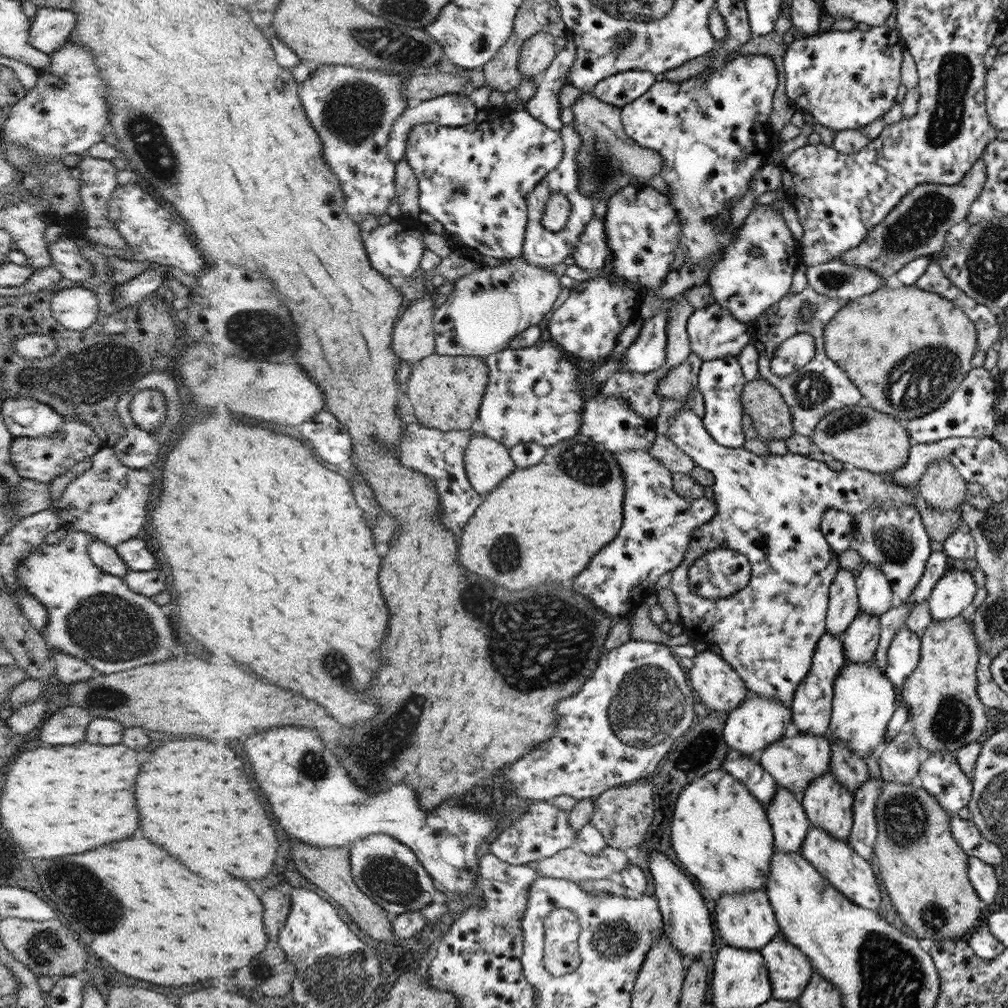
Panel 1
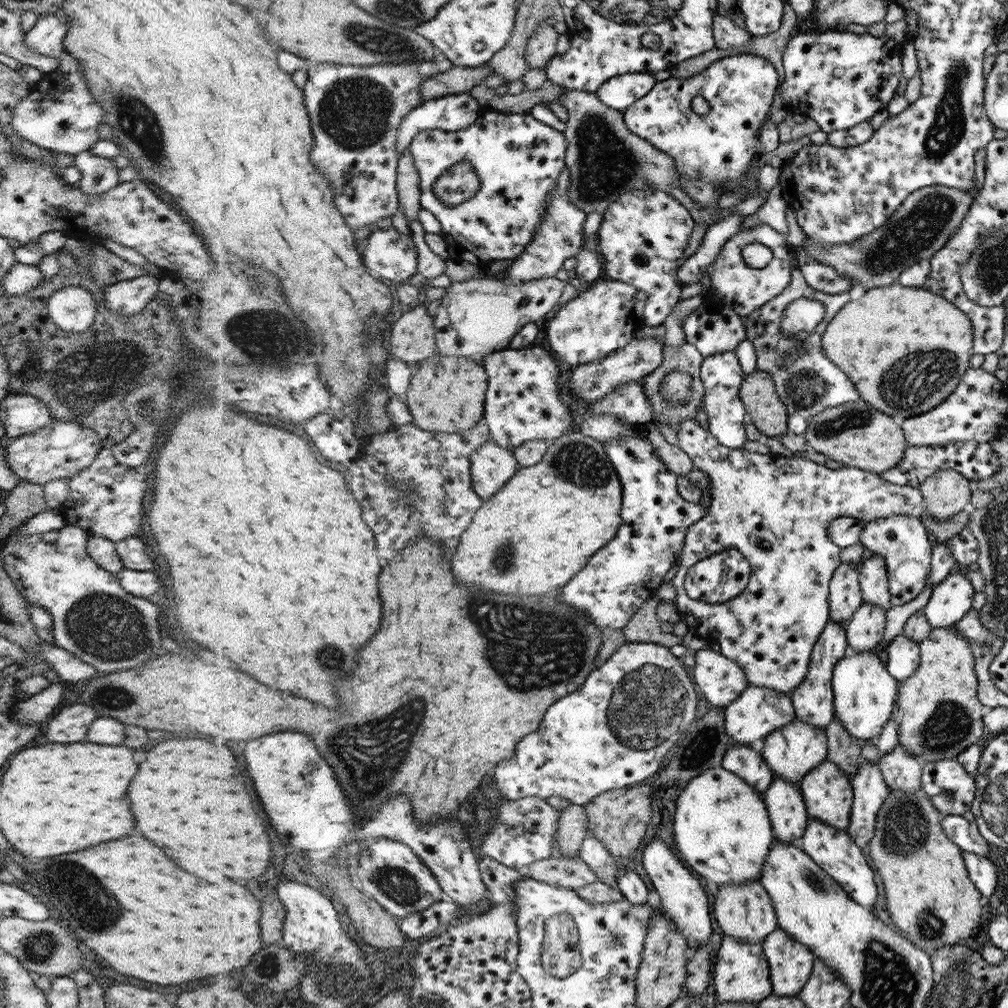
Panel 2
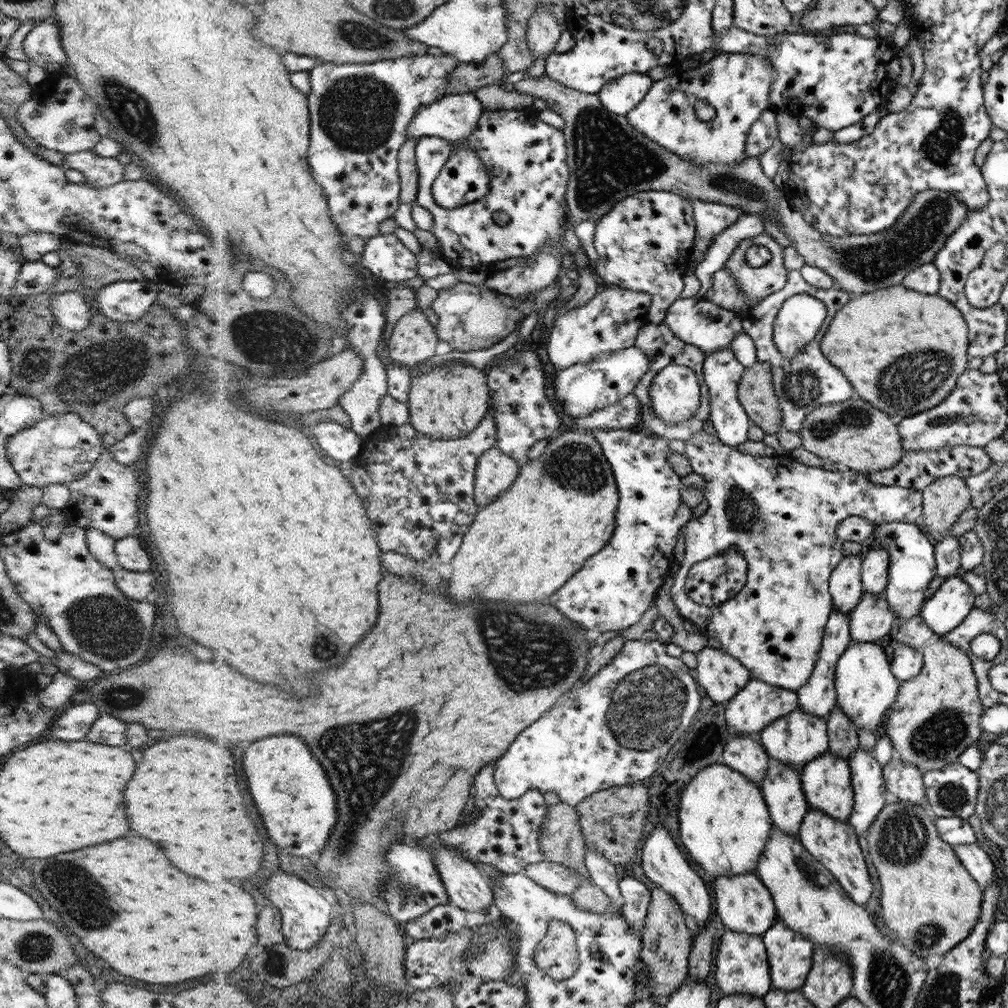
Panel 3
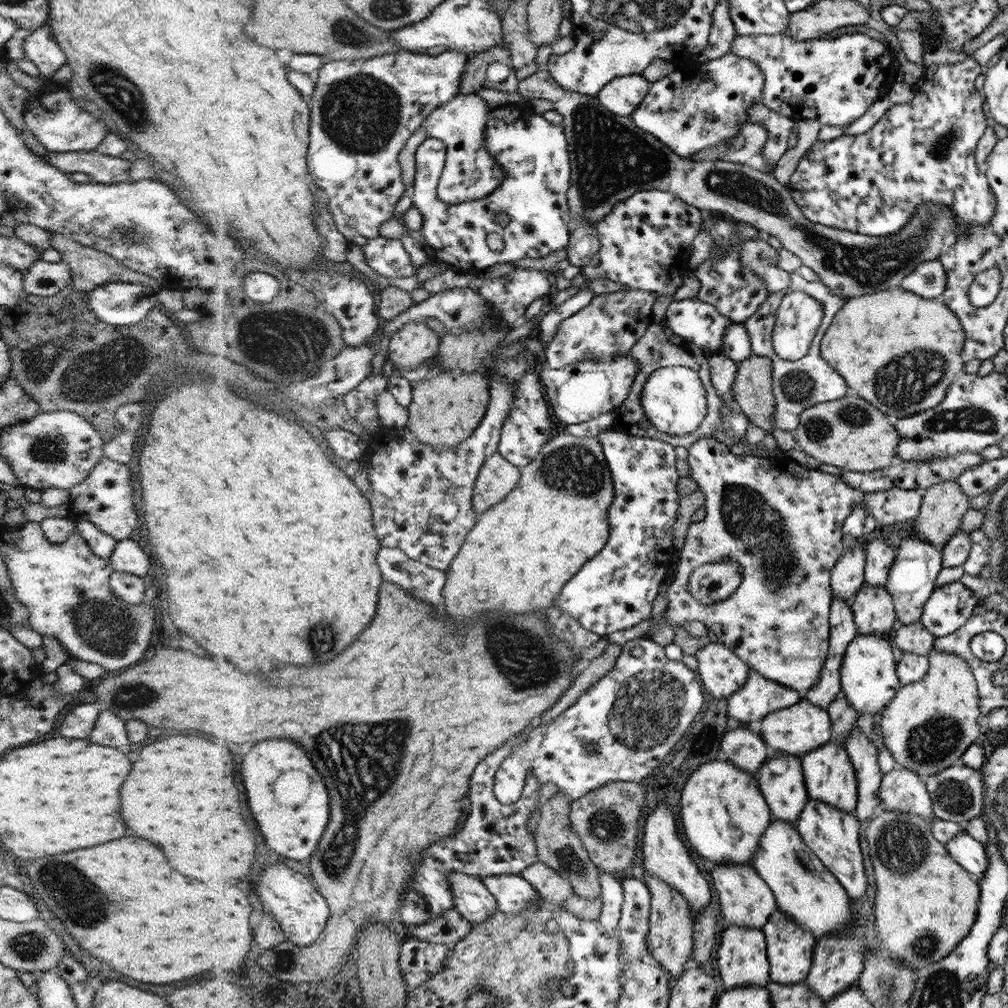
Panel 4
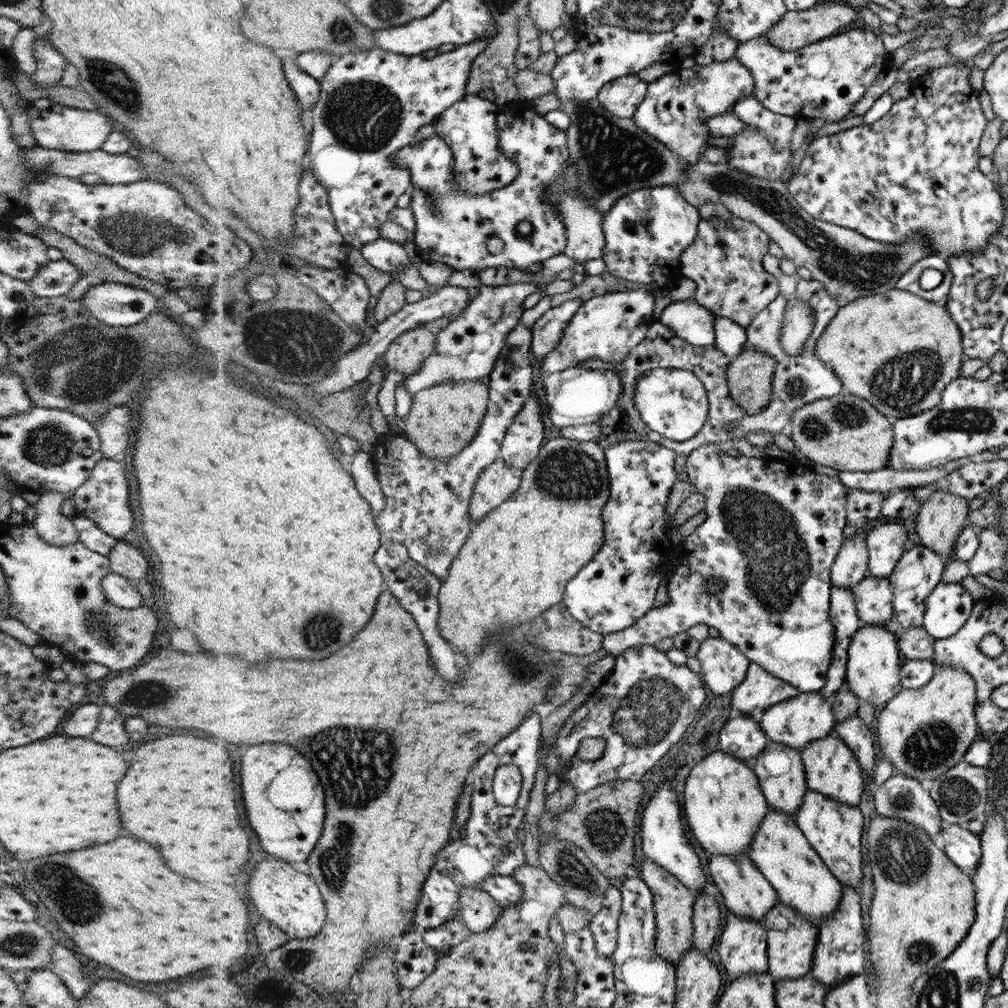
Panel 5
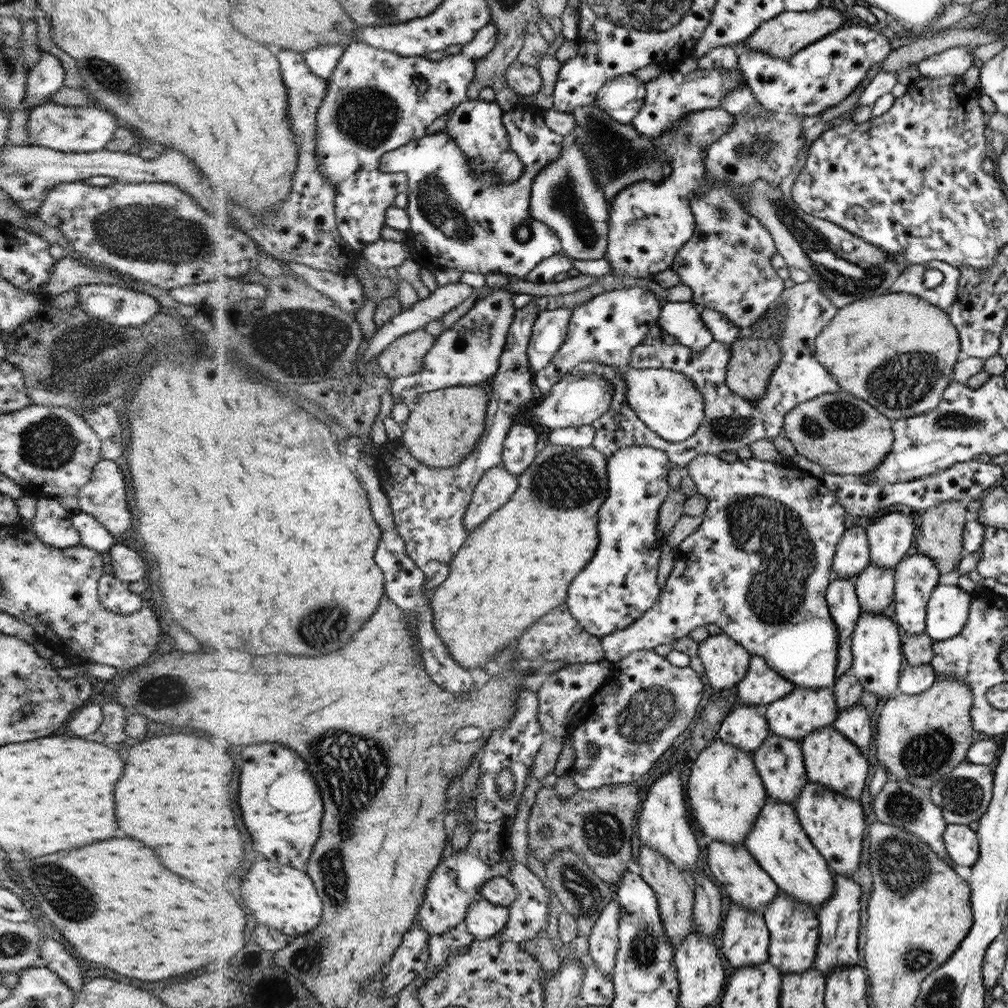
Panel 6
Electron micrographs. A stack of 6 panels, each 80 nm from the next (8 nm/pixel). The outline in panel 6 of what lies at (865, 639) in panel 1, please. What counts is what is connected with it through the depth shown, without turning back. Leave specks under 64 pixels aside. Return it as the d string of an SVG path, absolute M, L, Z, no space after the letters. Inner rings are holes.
M870 563L854 578L862 613L890 613L895 595L895 570Z

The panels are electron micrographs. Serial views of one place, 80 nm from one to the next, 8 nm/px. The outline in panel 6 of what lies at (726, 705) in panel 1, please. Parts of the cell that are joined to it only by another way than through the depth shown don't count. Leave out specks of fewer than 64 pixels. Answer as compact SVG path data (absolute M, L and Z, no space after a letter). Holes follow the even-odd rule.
M708 635L699 642L700 657L704 675L717 691L731 693L736 684L747 674L751 662L749 653L740 643L728 635Z

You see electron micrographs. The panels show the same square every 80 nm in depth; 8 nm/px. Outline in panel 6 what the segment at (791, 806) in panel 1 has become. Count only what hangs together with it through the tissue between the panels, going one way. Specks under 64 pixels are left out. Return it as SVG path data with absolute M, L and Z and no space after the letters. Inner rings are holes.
M769 733L767 739L755 750L754 761L765 787L768 789L768 796L780 801L780 804L794 807L800 793L809 781L806 761L803 759L802 743L792 740L790 737Z

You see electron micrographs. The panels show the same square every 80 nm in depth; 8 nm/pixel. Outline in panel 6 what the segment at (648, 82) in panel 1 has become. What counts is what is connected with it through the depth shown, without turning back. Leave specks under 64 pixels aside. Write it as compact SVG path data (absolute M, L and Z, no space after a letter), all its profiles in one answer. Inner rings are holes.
M622 75L606 81L600 88L595 105L614 121L632 124L643 106L645 83L636 75Z

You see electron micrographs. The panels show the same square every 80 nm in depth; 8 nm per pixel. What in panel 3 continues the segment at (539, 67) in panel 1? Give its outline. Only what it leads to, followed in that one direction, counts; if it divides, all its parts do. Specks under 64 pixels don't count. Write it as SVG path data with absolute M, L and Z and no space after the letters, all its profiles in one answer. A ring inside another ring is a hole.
M540 7L528 21L527 48L536 58L544 58L552 54L561 35L562 30L554 11L548 7Z

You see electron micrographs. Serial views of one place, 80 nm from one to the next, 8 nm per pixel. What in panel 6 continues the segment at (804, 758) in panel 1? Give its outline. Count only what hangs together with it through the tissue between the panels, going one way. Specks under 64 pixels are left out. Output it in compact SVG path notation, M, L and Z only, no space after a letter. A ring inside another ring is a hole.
M829 687L800 688L783 696L782 699L770 703L765 713L768 721L769 732L778 736L790 737L792 740L802 743L802 739L809 732L832 725L838 718L838 704L835 693Z

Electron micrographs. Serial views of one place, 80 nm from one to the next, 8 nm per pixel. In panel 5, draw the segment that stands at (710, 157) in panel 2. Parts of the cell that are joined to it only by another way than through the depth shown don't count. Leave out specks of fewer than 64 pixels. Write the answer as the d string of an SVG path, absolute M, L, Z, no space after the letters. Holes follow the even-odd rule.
M735 56L724 62L713 62L706 66L696 64L692 68L678 68L647 84L646 96L639 104L633 120L644 132L651 133L656 140L663 141L680 158L688 163L696 163L700 148L707 144L710 137L714 137L711 129L707 127L708 120L714 116L734 114L736 102L743 99L743 96L754 96L755 88L753 73Z

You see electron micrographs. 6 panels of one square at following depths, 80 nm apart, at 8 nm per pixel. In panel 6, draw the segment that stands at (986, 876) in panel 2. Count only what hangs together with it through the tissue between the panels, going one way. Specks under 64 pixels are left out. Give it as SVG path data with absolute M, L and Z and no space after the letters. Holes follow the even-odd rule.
M947 824L943 835L950 860L966 871L979 861L978 834L968 825Z

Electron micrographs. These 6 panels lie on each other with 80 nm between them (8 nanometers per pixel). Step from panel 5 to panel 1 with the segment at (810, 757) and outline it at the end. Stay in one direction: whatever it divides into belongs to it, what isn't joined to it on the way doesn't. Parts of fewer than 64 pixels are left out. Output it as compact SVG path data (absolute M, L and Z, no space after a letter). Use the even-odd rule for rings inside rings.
M831 770L814 779L800 798L811 827L823 829L838 840L851 838L854 797L835 779Z

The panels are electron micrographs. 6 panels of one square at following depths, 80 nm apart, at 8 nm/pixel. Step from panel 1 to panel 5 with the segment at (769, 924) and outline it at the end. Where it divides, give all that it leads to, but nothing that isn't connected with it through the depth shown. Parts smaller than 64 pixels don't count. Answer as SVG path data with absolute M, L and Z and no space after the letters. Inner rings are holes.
M747 853L742 855L709 854L709 862L710 876L713 877L716 886L720 889L726 908L735 915L762 923L771 908L779 902L779 895Z

